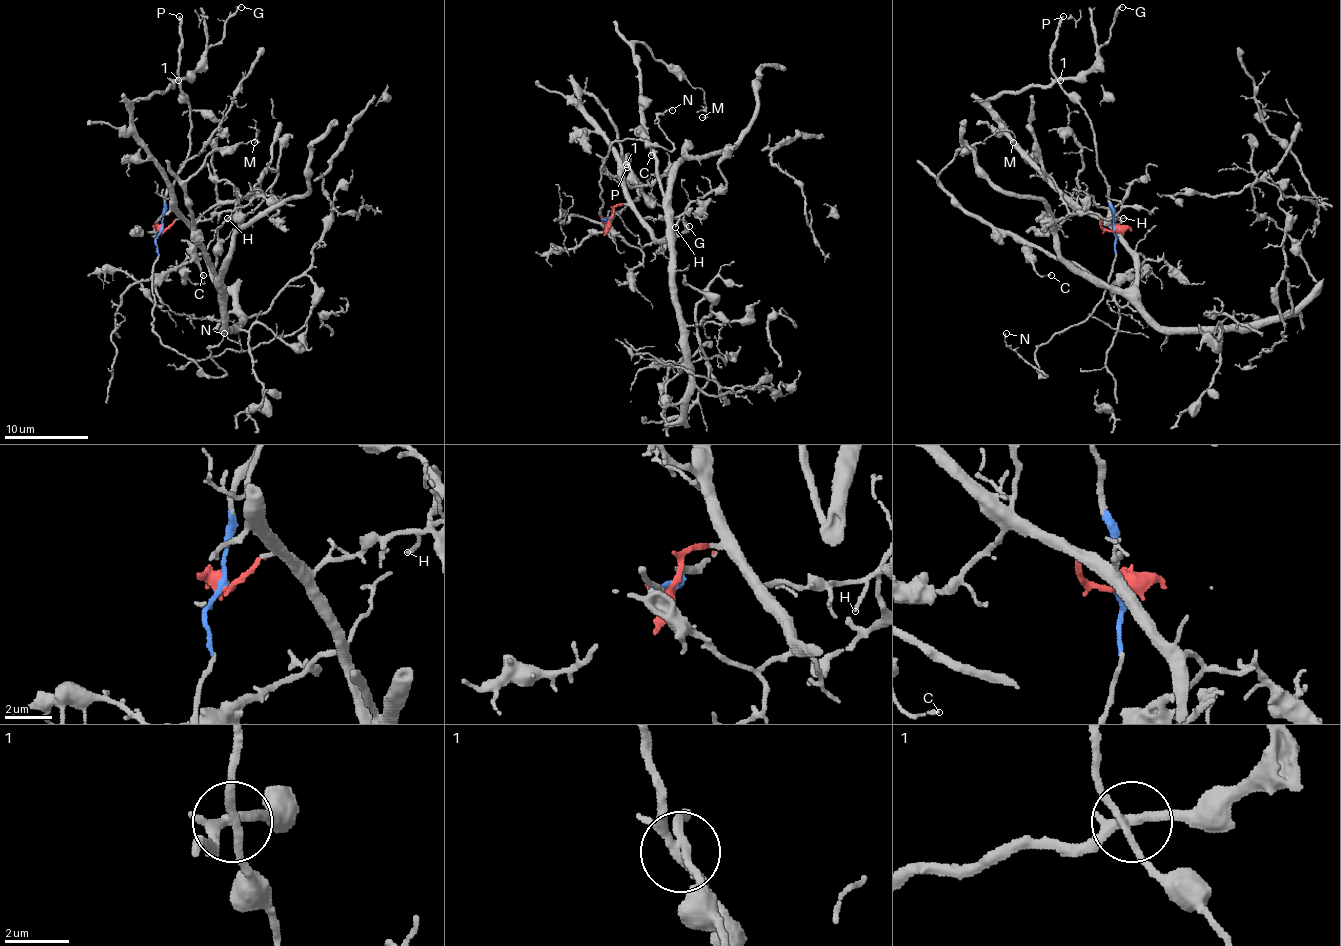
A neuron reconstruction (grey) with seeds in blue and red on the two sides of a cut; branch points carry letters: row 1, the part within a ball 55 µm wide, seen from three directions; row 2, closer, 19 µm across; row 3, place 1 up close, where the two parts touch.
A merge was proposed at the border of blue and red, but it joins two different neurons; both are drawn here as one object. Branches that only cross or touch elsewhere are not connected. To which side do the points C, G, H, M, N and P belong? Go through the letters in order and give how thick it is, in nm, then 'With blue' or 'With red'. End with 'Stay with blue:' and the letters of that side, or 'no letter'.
C: Thickness 130 nm. With red
G: Thickness 190 nm. With red
H: Thickness 110 nm. With red
M: Thickness 170 nm. With red
N: Thickness 110 nm. With blue
P: Thickness 240 nm. With blue
Stay with blue: N, P

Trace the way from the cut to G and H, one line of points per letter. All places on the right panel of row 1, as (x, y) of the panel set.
G: (1114, 229), (1106, 231), (1068, 197), (988, 103), (1026, 86), (1083, 75), (1123, 6)
H: (1114, 229), (1106, 231), (1102, 227), (1102, 218), (1112, 223), (1112, 212), (1123, 218)

